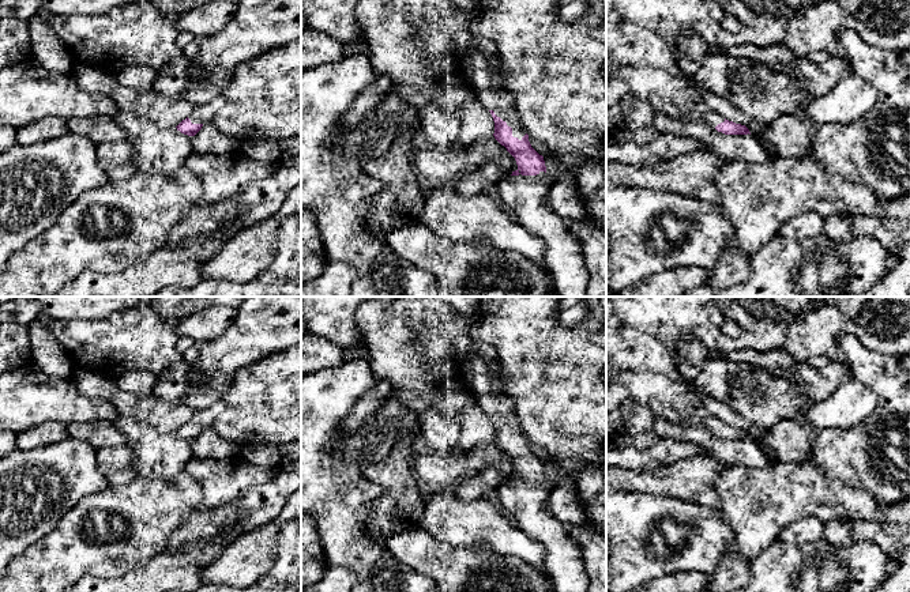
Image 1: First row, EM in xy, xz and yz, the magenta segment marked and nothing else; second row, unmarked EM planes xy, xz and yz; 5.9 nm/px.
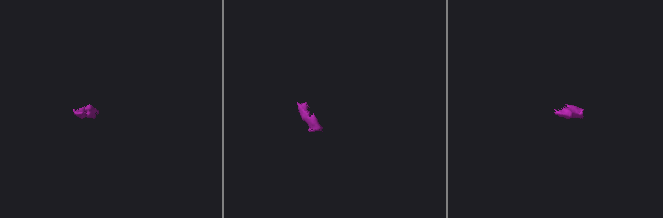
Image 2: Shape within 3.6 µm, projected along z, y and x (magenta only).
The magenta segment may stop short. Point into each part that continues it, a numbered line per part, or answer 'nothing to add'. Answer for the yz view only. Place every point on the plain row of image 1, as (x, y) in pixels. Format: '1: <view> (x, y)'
1: yz (675, 402)

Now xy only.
1: xy (200, 419)

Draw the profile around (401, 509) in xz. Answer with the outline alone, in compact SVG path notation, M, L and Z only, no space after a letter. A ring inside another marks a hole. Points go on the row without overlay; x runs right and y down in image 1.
M391 393L376 410L376 427L368 437L376 445L384 433L394 431L395 442L380 461L368 461L362 472L369 482L387 491L371 505L368 535L381 547L401 532L421 529L428 494L417 482L411 464L413 442L420 434L418 414L407 408L398 393Z

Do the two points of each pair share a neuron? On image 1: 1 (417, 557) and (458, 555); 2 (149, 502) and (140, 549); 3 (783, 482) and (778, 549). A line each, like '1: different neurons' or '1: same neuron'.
1: same neuron
2: same neuron
3: different neurons

